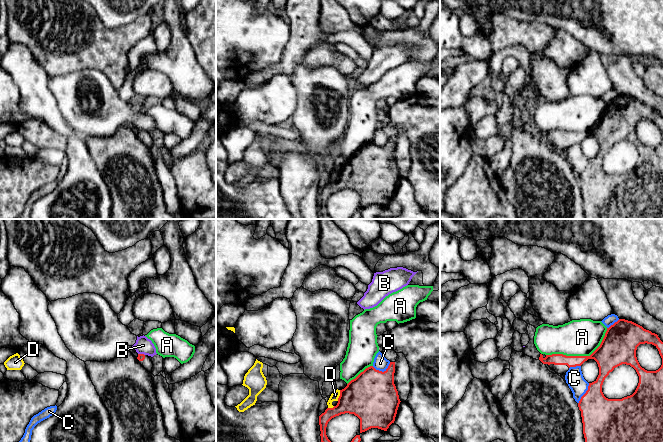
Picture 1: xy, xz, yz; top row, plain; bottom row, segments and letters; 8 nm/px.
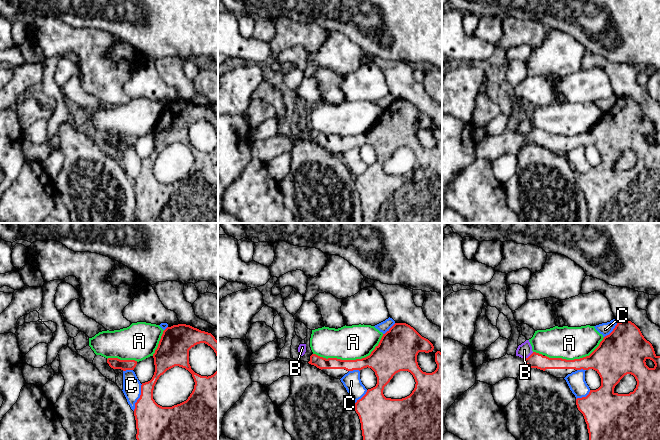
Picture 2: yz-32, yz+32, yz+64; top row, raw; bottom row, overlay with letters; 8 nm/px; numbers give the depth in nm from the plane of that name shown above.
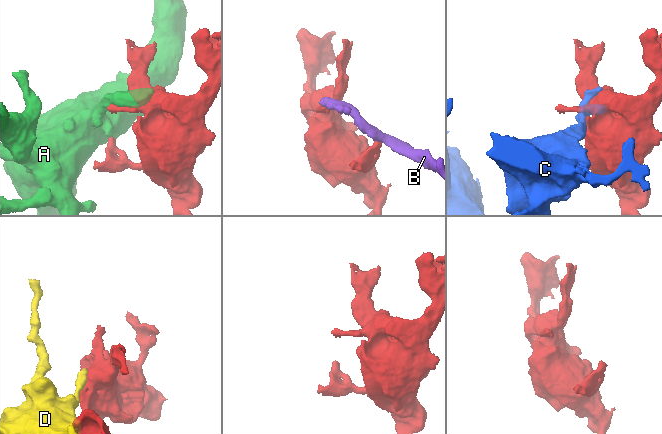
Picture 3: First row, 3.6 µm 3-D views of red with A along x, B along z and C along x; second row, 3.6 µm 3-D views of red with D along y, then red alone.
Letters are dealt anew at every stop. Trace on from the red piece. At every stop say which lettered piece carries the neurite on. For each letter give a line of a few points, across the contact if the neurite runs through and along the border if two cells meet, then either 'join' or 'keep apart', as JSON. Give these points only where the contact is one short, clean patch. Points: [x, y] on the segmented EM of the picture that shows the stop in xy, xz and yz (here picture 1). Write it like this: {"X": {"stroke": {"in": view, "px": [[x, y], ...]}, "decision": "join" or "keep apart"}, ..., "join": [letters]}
{"A": {"decision": "keep apart"}, "B": {"stroke": {"in": "xy", "px": [[138, 353], [144, 355]]}, "decision": "keep apart"}, "C": {"decision": "keep apart"}, "D": {"decision": "keep apart"}, "join": []}

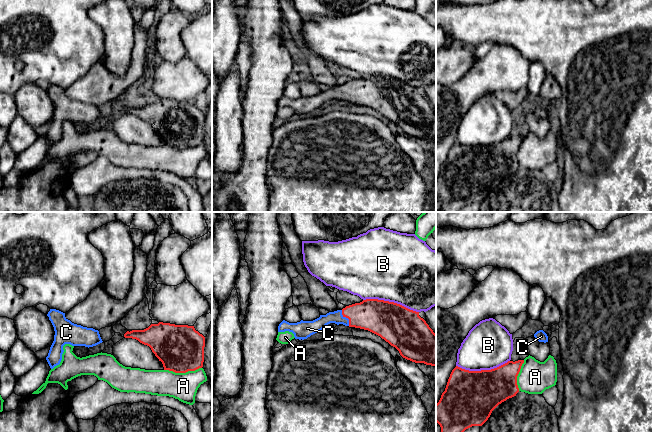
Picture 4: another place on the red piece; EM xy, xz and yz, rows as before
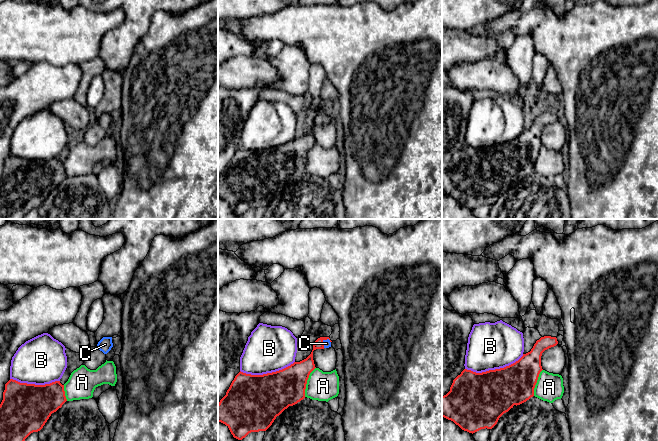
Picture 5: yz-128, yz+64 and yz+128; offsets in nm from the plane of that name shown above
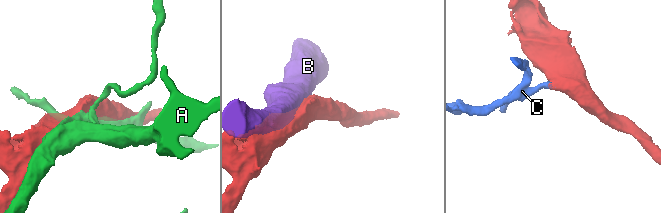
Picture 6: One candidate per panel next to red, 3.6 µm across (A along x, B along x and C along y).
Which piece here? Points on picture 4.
{"A": {"decision": "keep apart"}, "B": {"decision": "keep apart"}, "C": {"stroke": {"in": "xz", "px": [[377, 316], [346, 317], [336, 317]]}, "decision": "join"}, "join": ["C"]}

